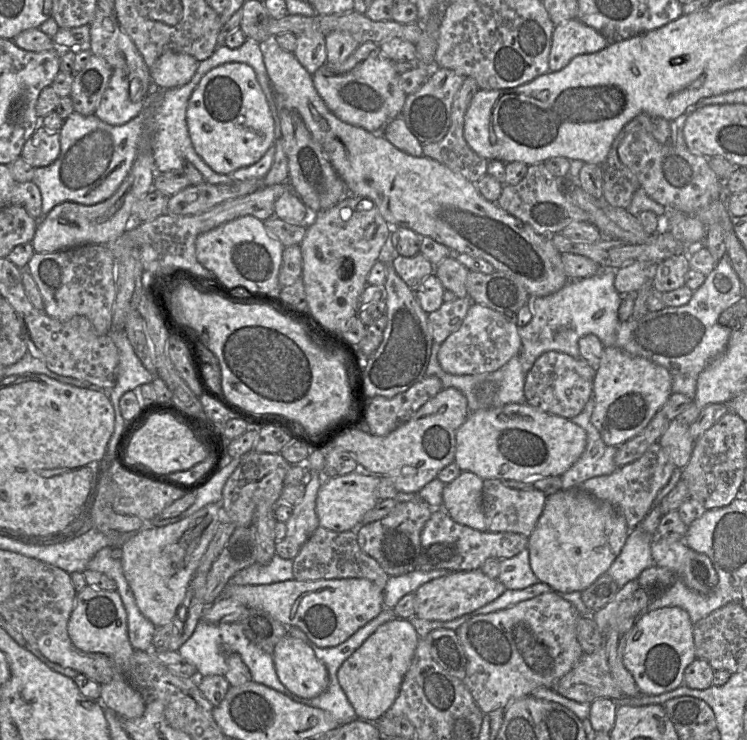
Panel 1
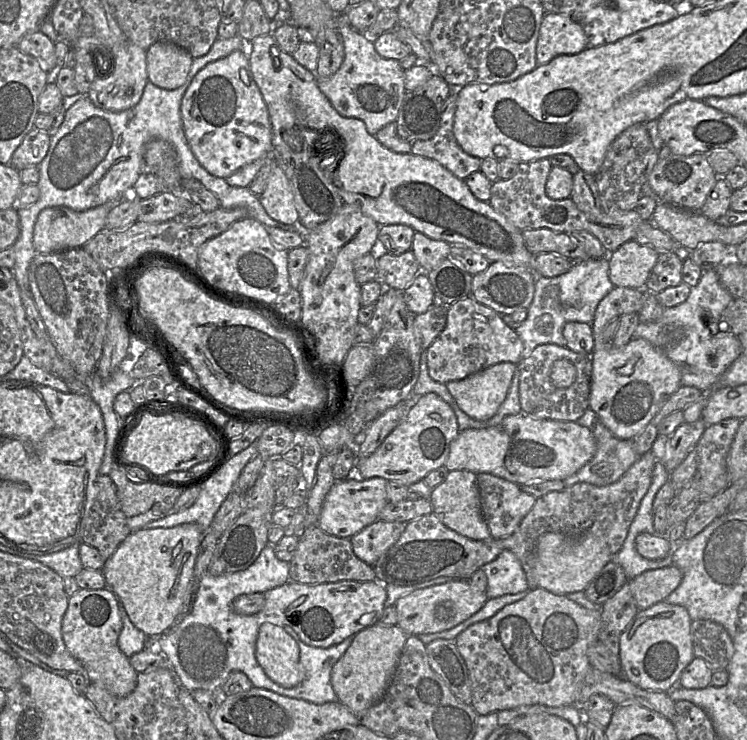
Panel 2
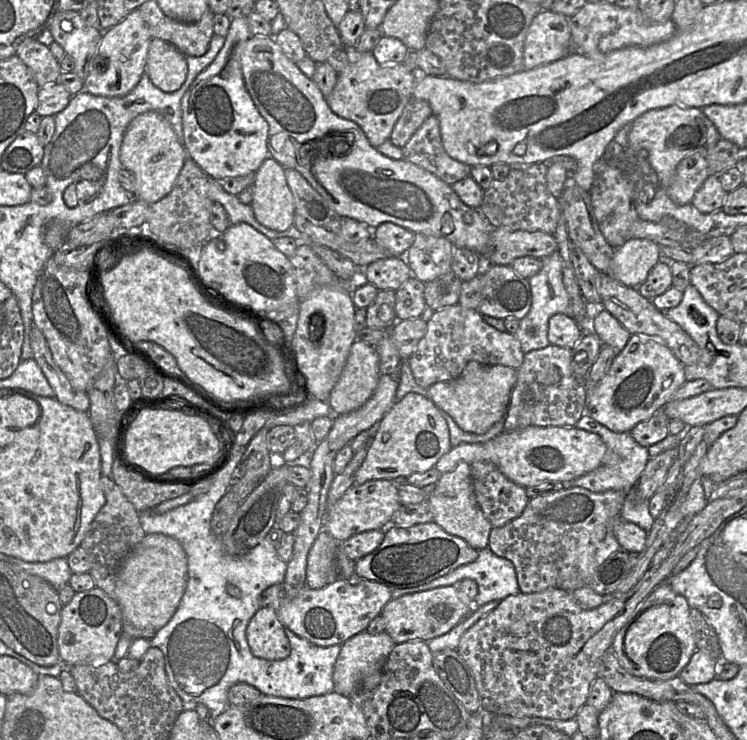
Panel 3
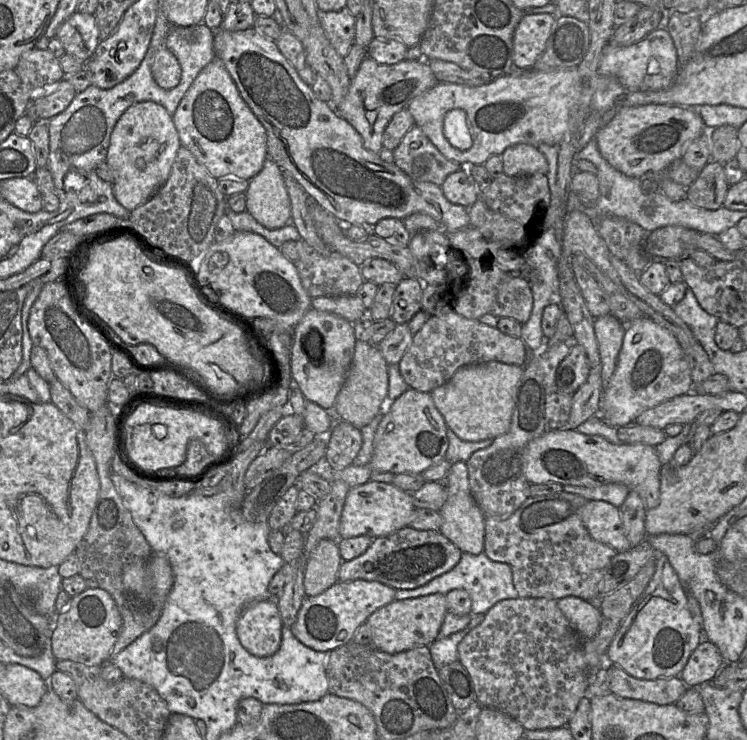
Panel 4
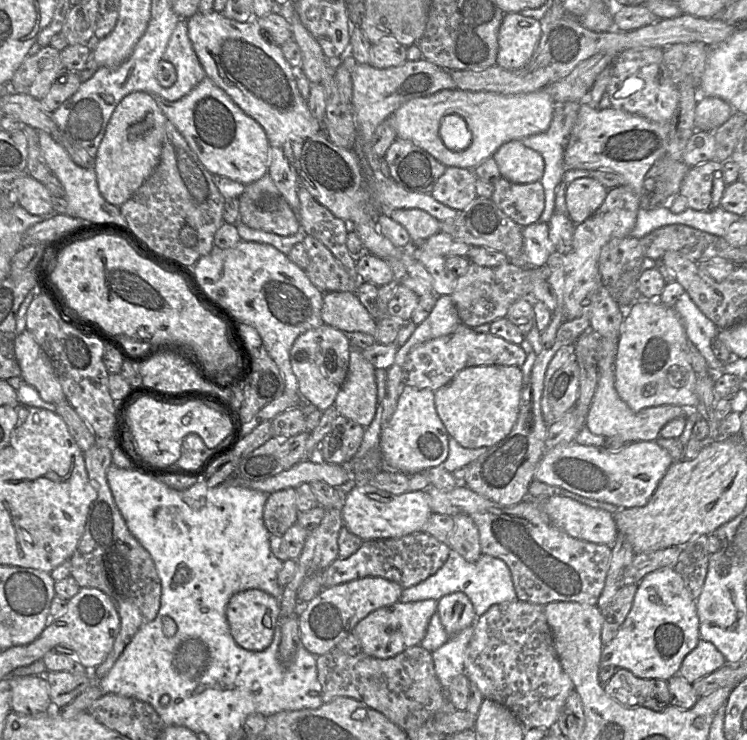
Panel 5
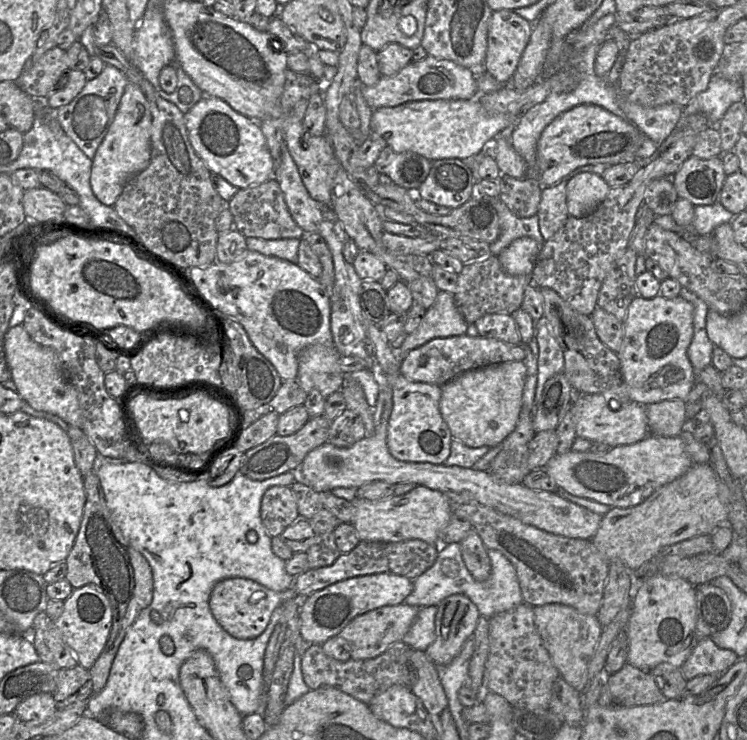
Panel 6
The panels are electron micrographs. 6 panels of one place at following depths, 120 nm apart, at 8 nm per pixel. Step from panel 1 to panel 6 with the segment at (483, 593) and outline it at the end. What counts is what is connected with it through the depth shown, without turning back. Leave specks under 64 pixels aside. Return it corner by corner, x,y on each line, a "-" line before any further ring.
387,605
361,614
352,619
338,634
351,645
351,659
373,659
395,643
401,642
414,622
420,607
407,605

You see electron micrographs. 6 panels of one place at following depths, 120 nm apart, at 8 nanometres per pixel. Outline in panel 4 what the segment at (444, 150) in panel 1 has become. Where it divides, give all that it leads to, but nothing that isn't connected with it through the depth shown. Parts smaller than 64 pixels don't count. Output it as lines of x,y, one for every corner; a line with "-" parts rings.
414,125
402,138
400,144
393,151
394,164
405,172
412,180
419,182
431,182
439,187
446,177
459,170
462,165
447,159
436,148
431,140
424,134
422,129

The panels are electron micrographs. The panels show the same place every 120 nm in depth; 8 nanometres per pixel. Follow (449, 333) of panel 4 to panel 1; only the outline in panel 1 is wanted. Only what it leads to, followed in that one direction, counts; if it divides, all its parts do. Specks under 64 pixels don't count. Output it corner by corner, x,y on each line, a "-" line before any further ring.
473,303
460,328
440,345
438,362
442,370
453,375
474,375
493,372
512,357
519,356
522,342
516,326
503,313
482,304

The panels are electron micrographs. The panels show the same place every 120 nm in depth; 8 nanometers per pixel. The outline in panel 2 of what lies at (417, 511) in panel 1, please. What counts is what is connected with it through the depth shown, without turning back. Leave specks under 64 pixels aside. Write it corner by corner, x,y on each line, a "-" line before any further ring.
376,520
350,538
353,553
371,567
399,539
406,527
403,522

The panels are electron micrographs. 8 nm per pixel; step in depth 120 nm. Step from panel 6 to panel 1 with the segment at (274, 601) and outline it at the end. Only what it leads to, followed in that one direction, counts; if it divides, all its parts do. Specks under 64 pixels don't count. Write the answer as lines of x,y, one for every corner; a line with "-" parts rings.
288,633
277,642
271,655
279,680
295,695
310,699
327,689
326,666
301,639

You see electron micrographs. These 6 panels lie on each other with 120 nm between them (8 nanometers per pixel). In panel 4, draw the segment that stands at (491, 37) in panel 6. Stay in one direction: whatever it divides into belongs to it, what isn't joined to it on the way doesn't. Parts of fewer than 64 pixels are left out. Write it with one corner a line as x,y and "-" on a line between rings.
524,14
513,34
513,64
518,71
531,71
543,53
557,15

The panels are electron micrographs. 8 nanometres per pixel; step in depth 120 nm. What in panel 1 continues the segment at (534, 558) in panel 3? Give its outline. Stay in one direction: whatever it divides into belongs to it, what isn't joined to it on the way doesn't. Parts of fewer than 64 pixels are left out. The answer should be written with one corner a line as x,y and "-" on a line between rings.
656,442
639,459
618,468
609,475
590,478
577,489
613,506
624,516
629,531
632,531
651,510
658,492
669,482
675,468
675,464
659,442

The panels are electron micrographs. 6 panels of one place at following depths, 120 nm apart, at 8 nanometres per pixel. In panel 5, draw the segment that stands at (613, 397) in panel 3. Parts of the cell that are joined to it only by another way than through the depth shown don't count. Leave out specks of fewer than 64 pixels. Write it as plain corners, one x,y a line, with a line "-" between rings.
641,298
635,301
625,312
617,339
615,389
631,410
639,412
644,408
668,404
685,407
687,412
696,409
697,375
687,359
686,343
688,338
683,323
674,308
666,307
657,300

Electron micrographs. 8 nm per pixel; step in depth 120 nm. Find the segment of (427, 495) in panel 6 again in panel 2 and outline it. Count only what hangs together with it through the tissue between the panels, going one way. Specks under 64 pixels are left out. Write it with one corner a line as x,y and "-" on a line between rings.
355,473
335,481
322,505
317,526
326,534
339,538
351,538
366,526
378,520
378,515
388,503
387,480
380,477
360,479

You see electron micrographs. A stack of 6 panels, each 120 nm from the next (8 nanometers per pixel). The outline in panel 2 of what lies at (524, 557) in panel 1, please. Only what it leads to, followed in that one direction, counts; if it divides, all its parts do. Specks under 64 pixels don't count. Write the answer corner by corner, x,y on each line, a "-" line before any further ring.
510,550
502,552
481,567
487,576
485,593
490,598
529,590
525,572
519,559

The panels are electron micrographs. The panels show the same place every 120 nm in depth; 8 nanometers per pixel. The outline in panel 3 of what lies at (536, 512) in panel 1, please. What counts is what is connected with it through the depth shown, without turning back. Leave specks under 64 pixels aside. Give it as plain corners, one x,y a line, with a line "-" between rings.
490,461
469,465
475,499
492,527
501,527
523,512
530,499
525,487
507,478

